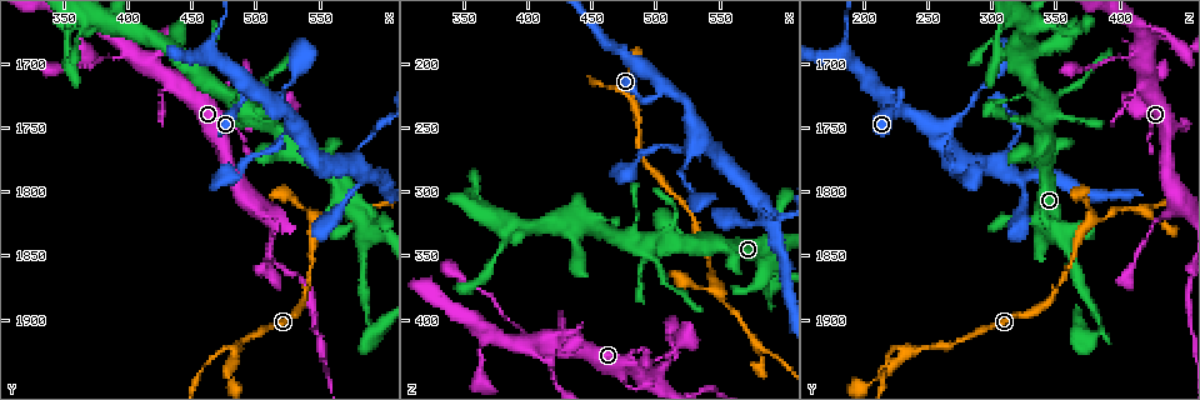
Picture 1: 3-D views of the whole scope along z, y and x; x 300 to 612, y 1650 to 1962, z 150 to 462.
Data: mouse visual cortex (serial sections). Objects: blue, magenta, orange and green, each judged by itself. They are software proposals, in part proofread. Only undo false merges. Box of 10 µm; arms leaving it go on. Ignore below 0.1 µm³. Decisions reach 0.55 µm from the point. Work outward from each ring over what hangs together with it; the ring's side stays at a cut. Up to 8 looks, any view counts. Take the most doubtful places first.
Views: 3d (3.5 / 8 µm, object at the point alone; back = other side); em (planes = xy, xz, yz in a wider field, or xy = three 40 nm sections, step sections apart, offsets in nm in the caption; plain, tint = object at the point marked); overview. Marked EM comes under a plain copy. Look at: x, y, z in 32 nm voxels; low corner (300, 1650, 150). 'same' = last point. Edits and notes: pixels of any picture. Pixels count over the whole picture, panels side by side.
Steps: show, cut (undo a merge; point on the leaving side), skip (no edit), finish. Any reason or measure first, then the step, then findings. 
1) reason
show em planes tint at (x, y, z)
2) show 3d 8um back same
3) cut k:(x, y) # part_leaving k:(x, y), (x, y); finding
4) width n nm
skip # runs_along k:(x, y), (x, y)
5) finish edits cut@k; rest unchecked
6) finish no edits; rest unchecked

sharp bend
show 3d 3.5um at (396, 1684, 420)

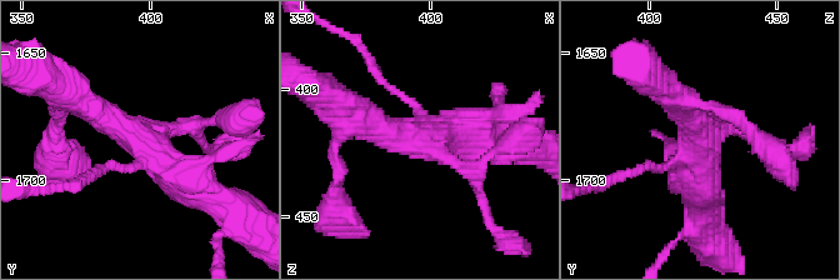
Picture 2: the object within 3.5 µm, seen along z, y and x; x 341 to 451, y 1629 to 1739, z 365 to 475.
show em xy step 5 tint at (398, 1687, 419)

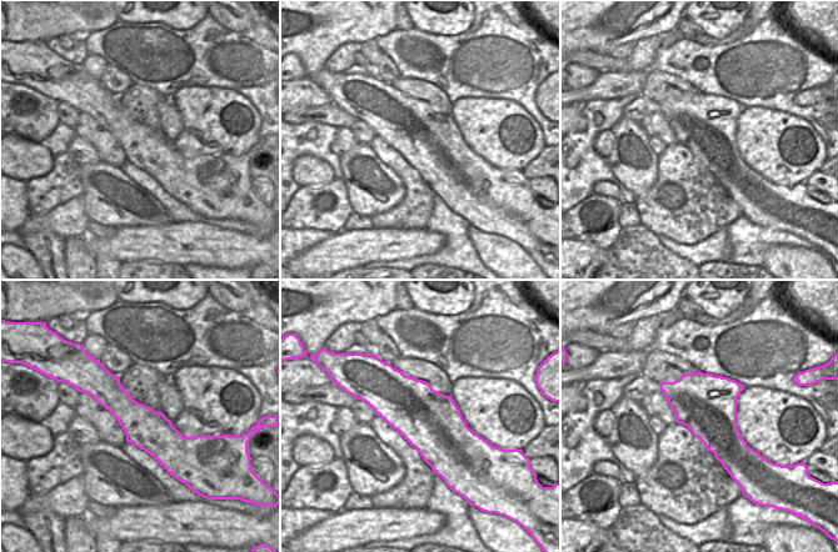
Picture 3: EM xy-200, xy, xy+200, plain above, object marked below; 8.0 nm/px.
skip # runs_along 2:(214, 200), (80, 100); continuous, no second cell

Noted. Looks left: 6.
three arms meet
show 3d 3.5um at (482, 1922, 232)

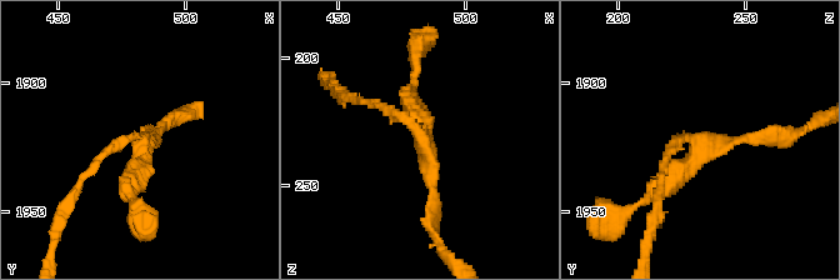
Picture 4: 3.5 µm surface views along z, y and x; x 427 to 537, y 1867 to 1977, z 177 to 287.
arms 3; arm_widths 150, 150, 250 nm
show em xy step 5 tint at (484, 1923, 233)

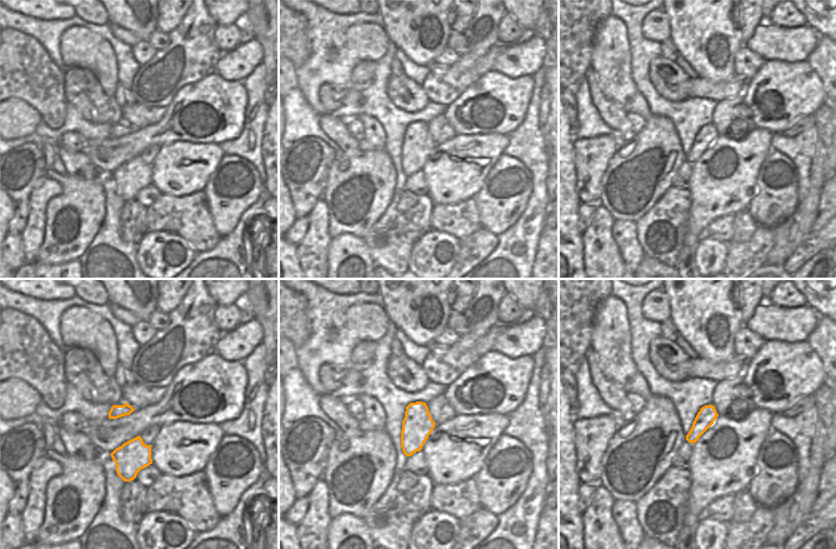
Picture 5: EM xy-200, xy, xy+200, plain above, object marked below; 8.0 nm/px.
width 260 nm
skip # runs_along 4:(785, 136), (703, 144), (645, 201); one cell here

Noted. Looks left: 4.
sharp bend
show 3d 3.5um back at (590, 1908, 382)

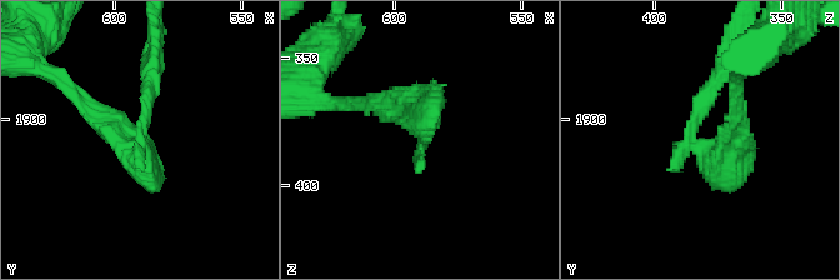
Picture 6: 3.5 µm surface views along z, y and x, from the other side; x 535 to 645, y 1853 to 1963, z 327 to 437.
show em xy step 1 tint at (589, 1908, 383)

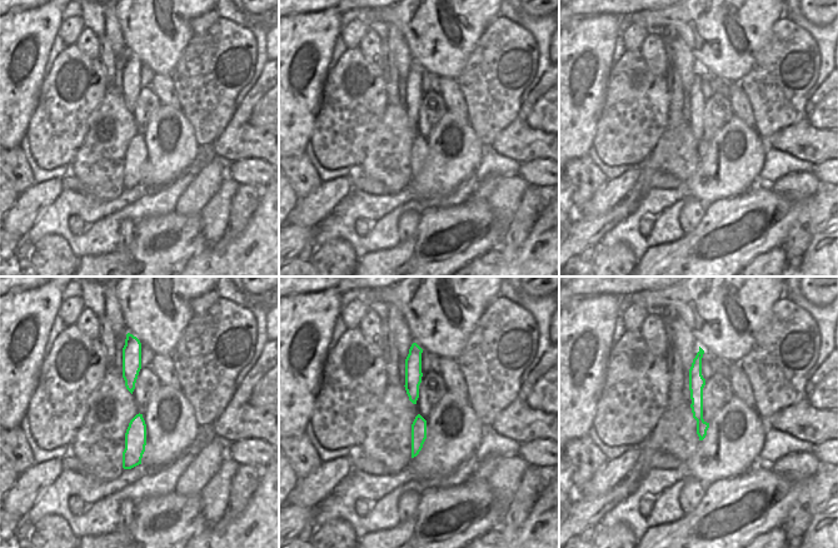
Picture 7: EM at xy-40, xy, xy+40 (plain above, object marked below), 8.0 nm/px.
cut it another way
show em xy step 5 tint same

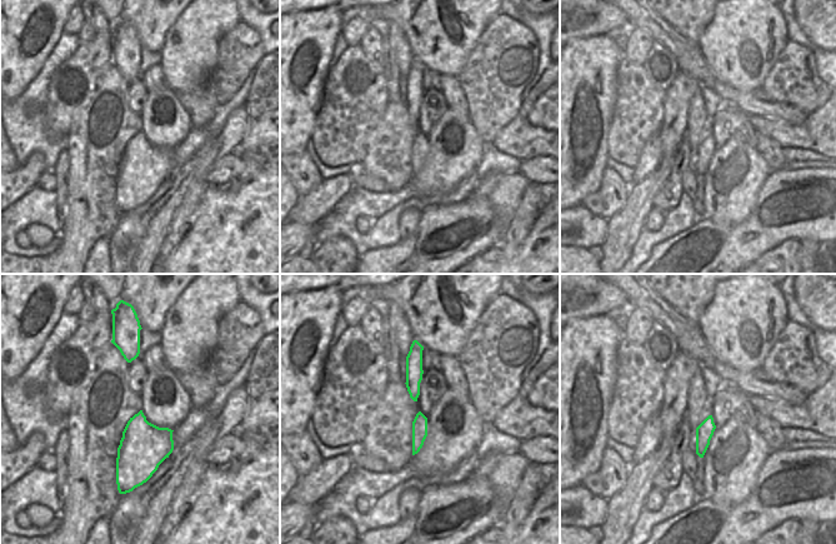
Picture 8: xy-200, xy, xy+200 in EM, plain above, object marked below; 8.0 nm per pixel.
skip # continuous, no second cell

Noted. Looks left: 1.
finish no edits; rest unchecked

